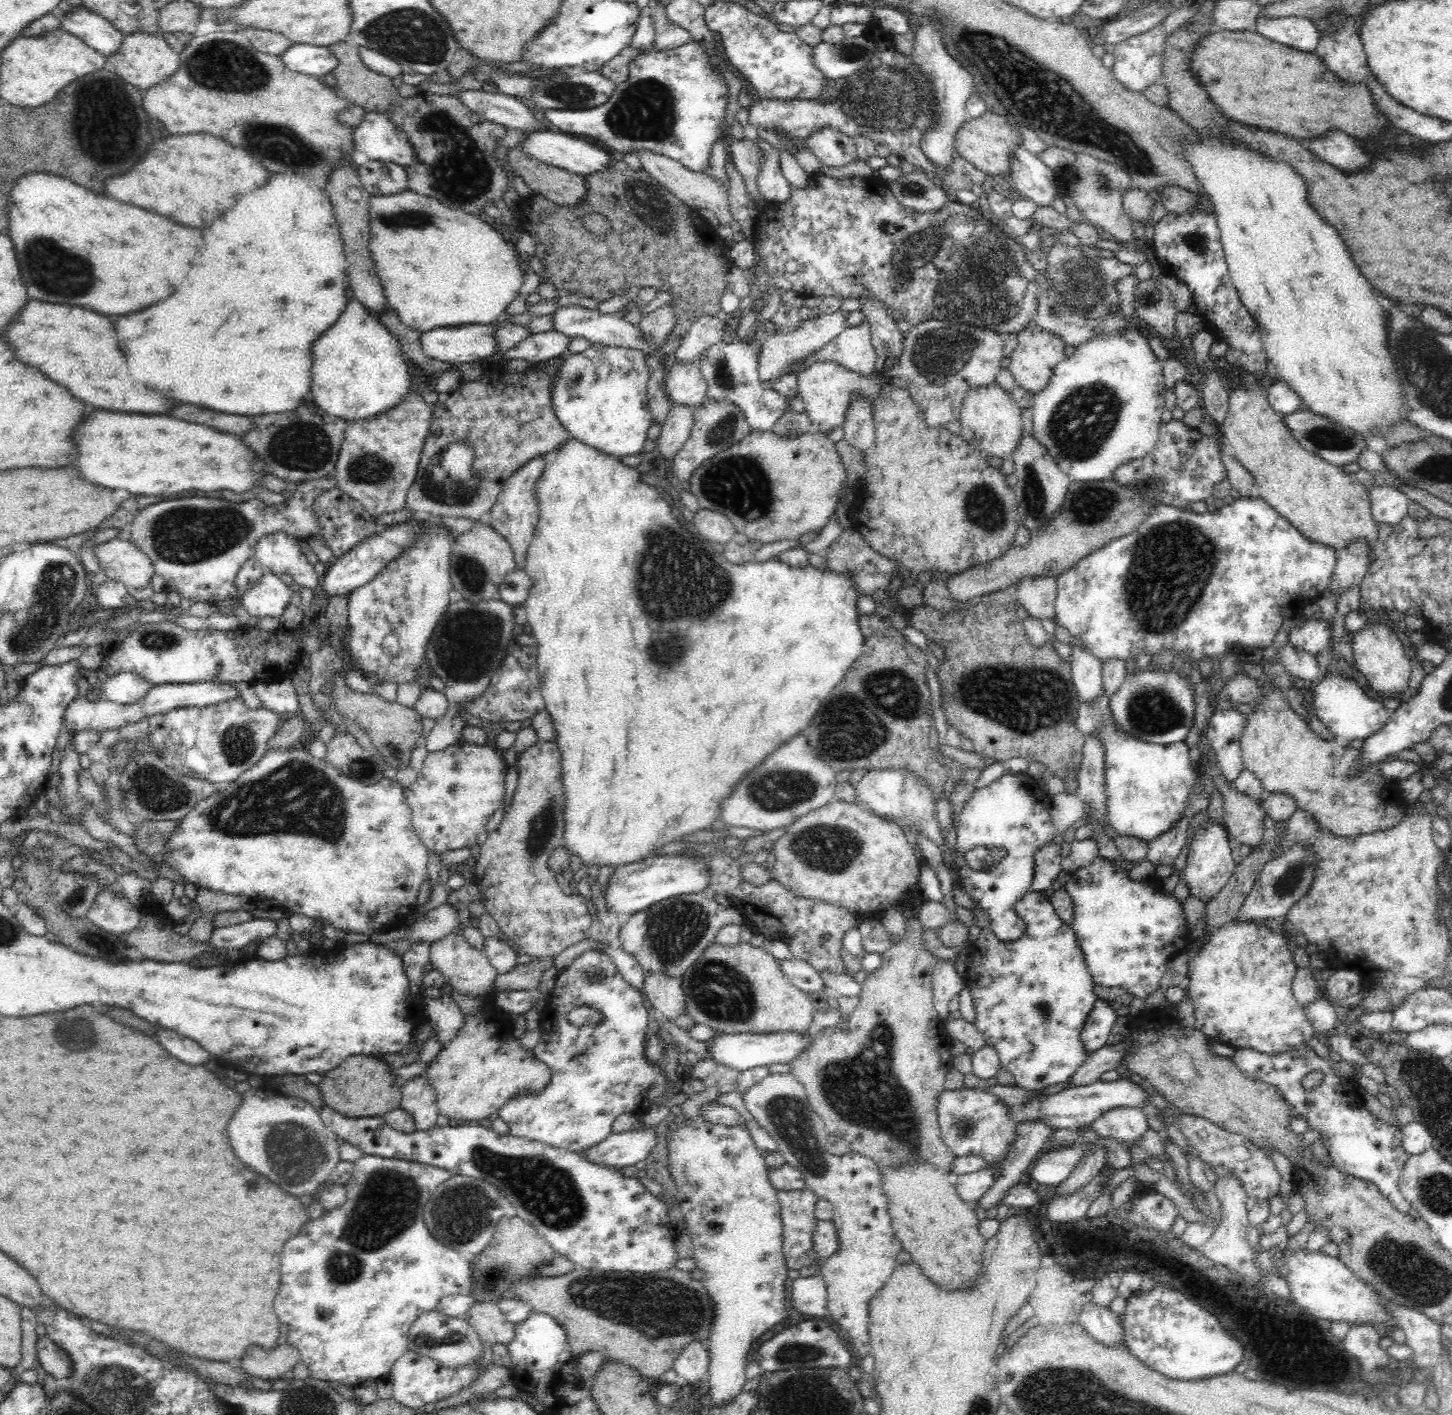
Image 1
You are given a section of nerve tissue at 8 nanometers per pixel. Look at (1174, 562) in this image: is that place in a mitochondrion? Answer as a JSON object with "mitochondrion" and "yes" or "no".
{"mitochondrion":"yes"}

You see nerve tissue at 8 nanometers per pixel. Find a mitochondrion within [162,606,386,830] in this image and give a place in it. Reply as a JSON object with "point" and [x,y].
{"point":[238,741]}

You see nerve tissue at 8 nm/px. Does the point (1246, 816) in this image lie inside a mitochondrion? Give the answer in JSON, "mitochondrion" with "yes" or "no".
{"mitochondrion":"no"}

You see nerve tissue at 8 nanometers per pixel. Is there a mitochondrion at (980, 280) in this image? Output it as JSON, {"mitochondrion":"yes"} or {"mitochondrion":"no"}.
{"mitochondrion":"yes"}

